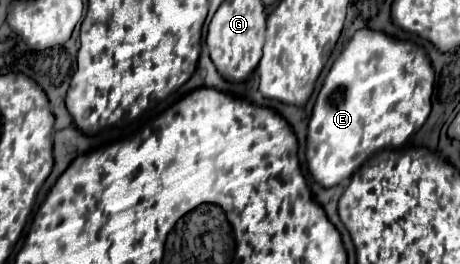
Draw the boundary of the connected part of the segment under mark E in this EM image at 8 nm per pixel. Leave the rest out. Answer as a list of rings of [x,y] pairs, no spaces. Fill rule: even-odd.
[[[368,27],[356,31],[328,71],[308,123],[306,161],[314,181],[322,187],[334,187],[348,179],[374,151],[384,147],[400,147],[428,119],[432,109],[432,91],[434,69],[428,55],[420,51],[418,45],[398,41],[382,31],[368,31]]]

